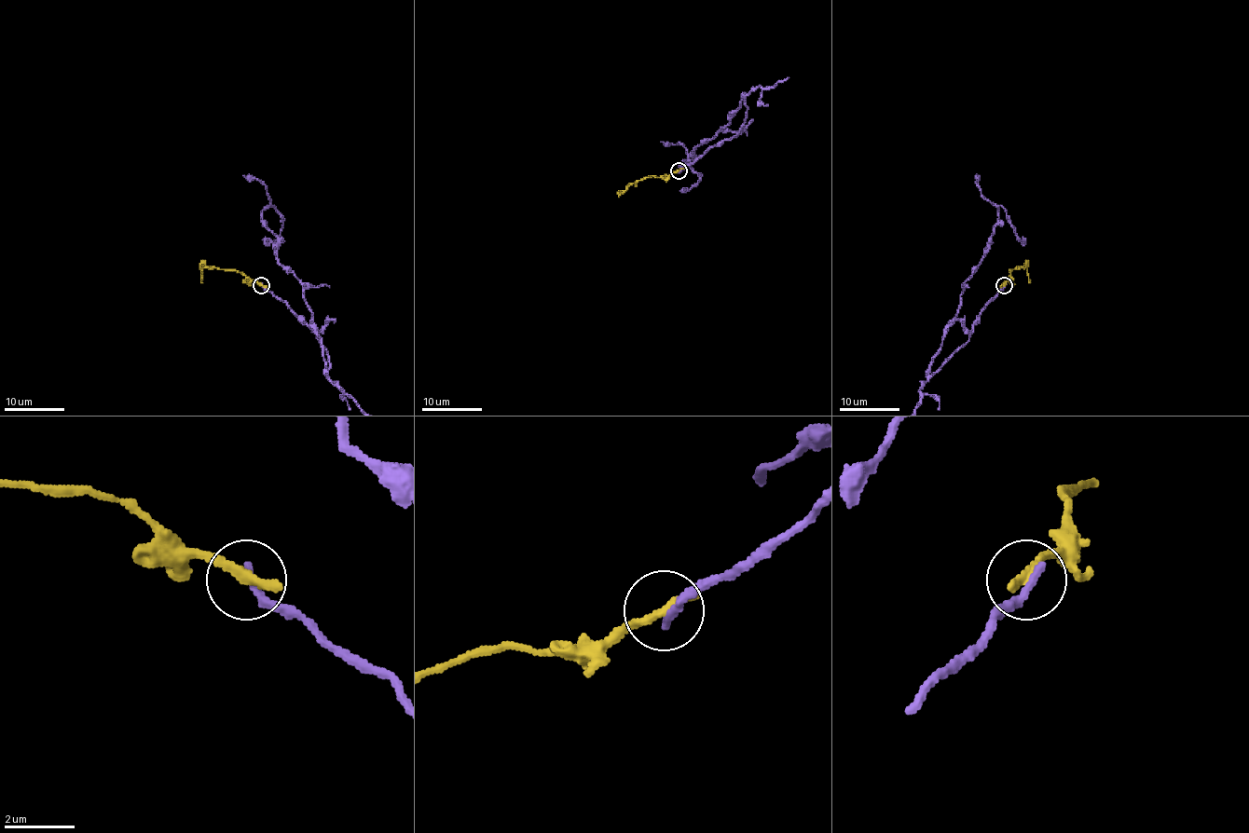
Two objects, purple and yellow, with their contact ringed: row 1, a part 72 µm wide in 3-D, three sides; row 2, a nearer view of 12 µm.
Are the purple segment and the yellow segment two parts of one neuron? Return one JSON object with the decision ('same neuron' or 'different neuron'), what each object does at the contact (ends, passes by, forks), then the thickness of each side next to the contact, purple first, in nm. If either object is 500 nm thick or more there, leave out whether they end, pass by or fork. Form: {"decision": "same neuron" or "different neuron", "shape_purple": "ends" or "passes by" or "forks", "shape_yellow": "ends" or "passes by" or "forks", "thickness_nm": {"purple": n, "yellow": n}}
{"decision": "different neuron", "shape_purple": "ends", "shape_yellow": "ends", "thickness_nm": {"purple": 260, "yellow": 320}}

